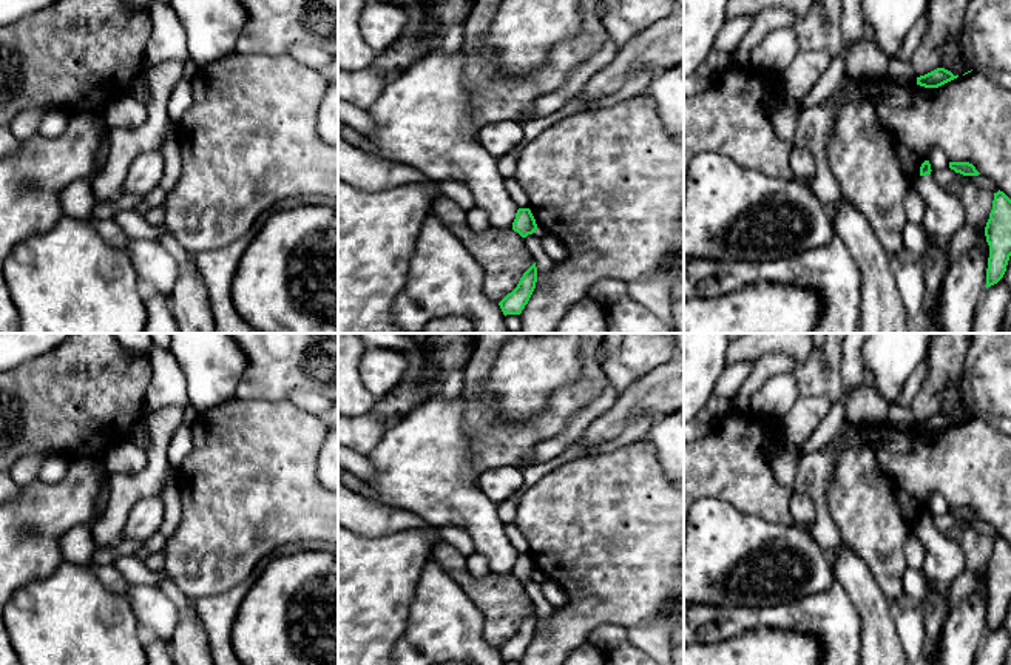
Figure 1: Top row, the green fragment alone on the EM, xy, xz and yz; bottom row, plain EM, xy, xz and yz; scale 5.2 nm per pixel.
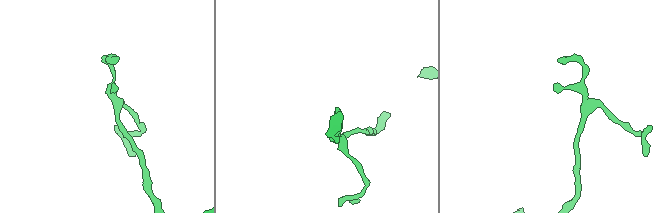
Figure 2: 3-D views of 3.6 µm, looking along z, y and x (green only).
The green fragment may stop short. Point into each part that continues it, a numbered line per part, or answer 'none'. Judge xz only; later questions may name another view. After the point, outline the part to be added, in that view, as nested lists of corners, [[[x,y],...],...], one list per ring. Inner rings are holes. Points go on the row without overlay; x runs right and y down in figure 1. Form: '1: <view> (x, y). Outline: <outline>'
none

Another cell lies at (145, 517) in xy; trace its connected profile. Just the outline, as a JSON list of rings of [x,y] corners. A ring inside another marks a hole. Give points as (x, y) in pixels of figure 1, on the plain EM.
[[[147,497],[136,501],[123,526],[123,540],[147,542],[159,532],[164,518],[161,497]]]

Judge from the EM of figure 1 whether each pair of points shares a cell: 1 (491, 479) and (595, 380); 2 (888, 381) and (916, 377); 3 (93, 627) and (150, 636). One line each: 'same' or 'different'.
1: different
2: different
3: different

